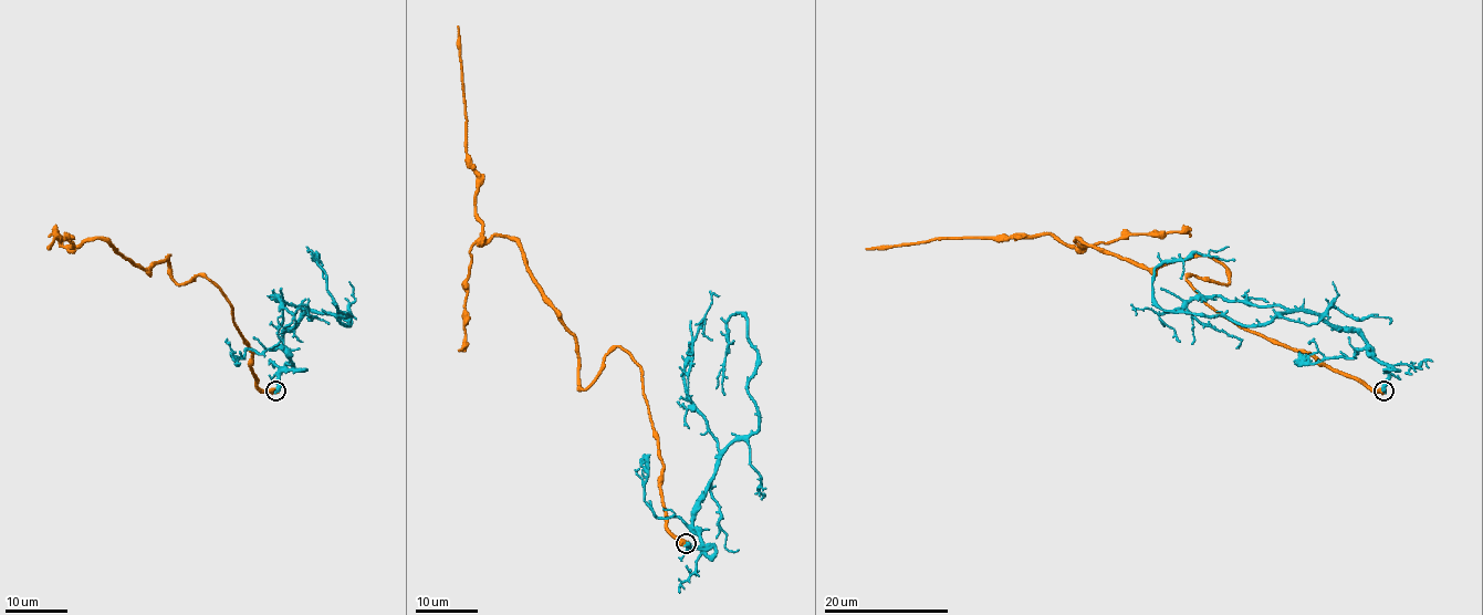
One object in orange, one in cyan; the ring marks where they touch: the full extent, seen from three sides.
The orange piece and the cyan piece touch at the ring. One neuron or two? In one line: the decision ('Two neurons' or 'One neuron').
One neuron

